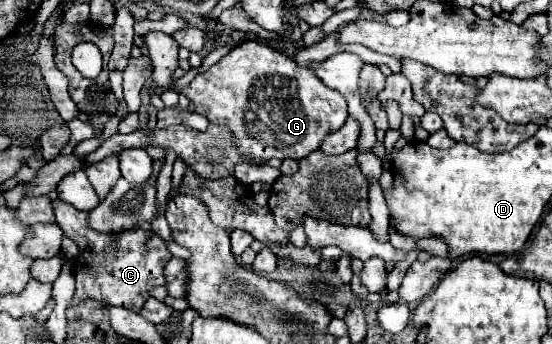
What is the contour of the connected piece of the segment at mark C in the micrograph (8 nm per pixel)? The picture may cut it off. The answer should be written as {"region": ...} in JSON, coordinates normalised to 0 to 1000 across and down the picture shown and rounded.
{"region":[[[111,578],[96,584],[96,619],[114,677],[129,689],[147,724],[143,747],[136,753],[139,840],[129,887],[139,887],[150,869],[172,869],[252,904],[270,863],[274,834],[299,828],[295,776],[310,753],[310,735],[303,735],[295,695],[277,672],[245,666],[223,677],[176,677],[158,660],[158,619],[139,613],[132,596]]]}

